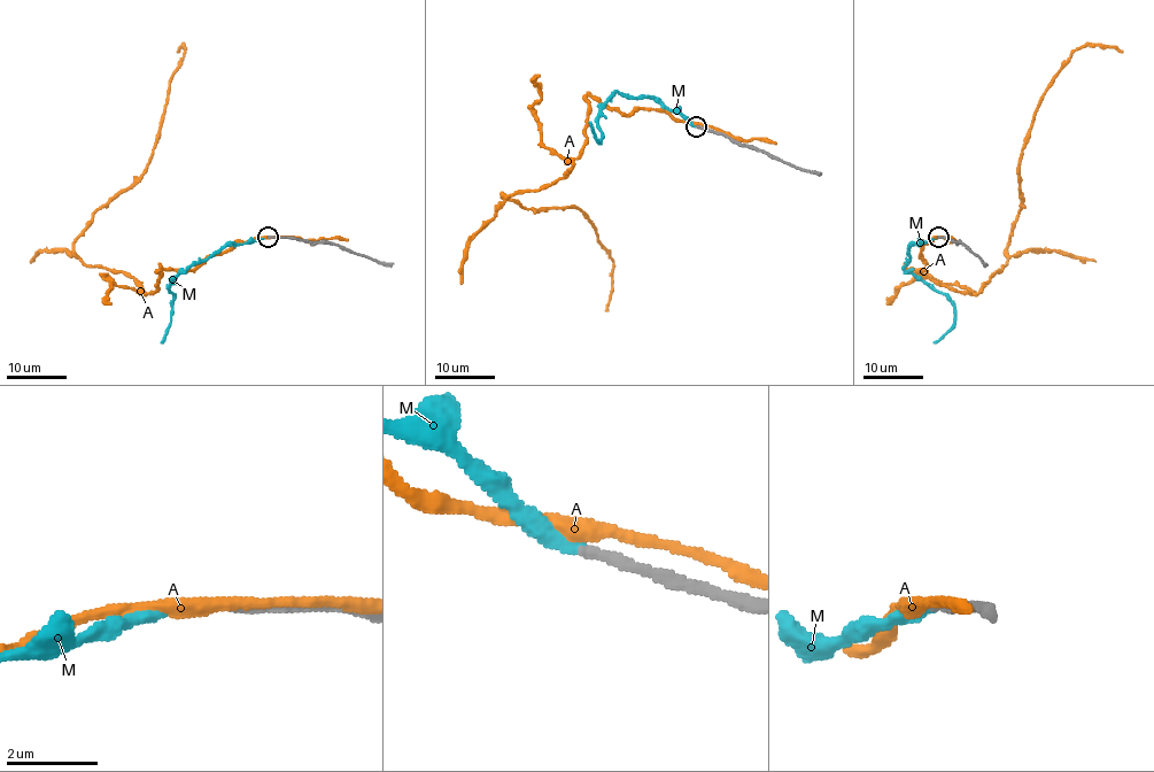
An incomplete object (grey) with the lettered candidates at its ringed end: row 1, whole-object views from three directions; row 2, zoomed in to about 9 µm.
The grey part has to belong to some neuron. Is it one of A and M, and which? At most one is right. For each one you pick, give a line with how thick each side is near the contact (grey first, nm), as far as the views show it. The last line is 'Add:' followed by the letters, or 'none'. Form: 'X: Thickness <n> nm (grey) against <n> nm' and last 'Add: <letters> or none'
M: Thickness 220 nm (grey) against 280 nm
Add: M

